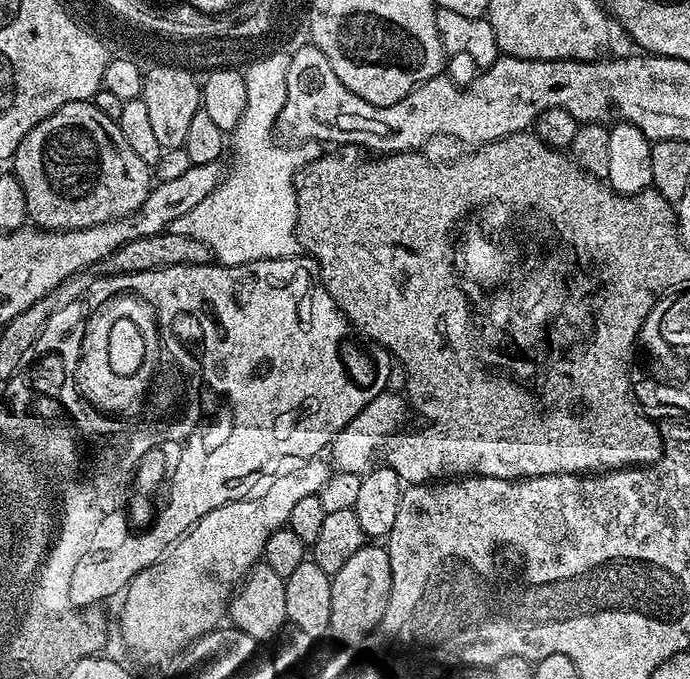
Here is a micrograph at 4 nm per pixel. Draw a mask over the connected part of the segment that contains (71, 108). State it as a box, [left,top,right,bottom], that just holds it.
[10,100,154,232]

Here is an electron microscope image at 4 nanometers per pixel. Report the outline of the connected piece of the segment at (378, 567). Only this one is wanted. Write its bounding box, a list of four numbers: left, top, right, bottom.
[330,542,390,644]

